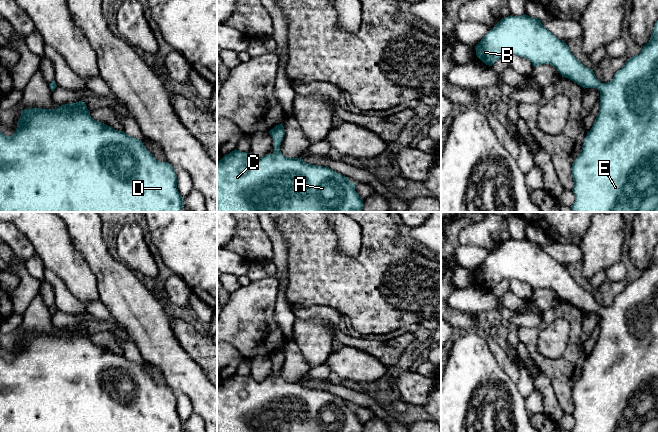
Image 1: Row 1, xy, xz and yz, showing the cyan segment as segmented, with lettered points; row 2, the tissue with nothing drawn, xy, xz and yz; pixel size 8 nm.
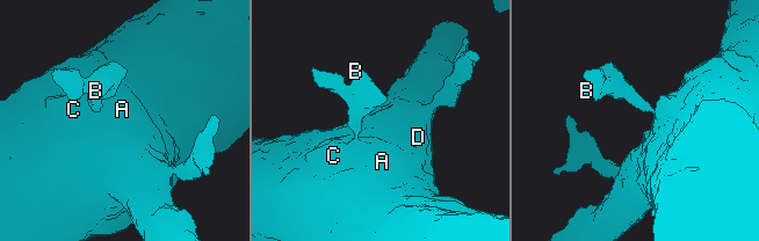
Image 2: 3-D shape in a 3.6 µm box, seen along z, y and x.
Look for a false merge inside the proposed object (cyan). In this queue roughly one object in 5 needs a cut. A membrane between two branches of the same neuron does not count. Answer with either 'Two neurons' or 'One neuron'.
One neuron

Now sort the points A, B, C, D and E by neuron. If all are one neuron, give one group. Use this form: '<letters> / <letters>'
A B C D E

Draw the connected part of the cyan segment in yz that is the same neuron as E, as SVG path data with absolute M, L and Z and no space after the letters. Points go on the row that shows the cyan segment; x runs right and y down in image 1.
M526 14L521 16L508 16L502 18L493 29L486 33L481 41L475 46L477 57L486 65L492 66L503 55L517 55L529 60L534 67L541 64L550 64L557 69L557 71L581 87L595 88L600 91L600 109L595 119L595 122L590 131L583 141L581 153L572 164L572 178L574 181L573 193L575 201L571 206L573 212L658 212L658 20L654 25L651 38L649 42L642 48L642 51L634 57L627 60L625 65L618 70L613 79L608 83L601 83L595 76L592 69L585 67L577 58L572 54L568 45L555 37L548 29L542 24L541 20L530 17Z

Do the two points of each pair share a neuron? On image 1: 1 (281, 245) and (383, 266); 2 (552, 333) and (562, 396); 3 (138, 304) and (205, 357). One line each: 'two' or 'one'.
1: two
2: two
3: two

